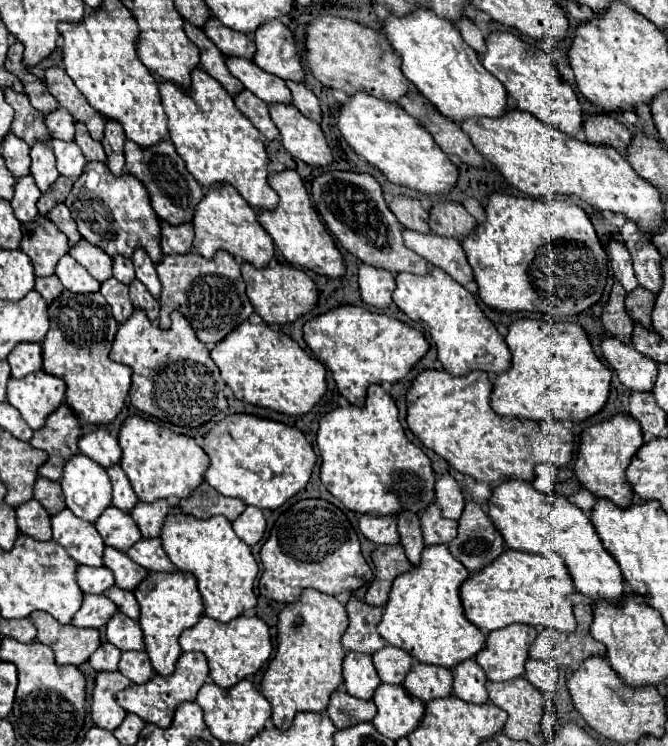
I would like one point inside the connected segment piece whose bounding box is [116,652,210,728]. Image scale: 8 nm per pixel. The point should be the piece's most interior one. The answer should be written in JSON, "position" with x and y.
{"position":[156,701]}

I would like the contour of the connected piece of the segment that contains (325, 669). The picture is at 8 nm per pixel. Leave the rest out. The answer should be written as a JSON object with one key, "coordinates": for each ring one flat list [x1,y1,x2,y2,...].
{"coordinates":[[304,590,300,600,288,604,278,616,278,646,262,678,262,694,272,706,272,722,278,730,288,730,298,712,322,712,330,696,344,684,342,636,348,628,346,608,332,596]]}

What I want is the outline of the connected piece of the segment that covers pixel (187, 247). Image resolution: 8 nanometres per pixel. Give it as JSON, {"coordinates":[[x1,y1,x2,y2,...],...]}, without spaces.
{"coordinates":[[162,222,160,230,162,230,162,254,192,252,192,240,194,240,192,224,180,224,174,228,174,226]]}

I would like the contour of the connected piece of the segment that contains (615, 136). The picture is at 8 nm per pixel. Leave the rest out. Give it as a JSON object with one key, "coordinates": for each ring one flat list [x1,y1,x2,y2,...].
{"coordinates":[[608,114,588,116,584,120,584,136,590,144,604,144,616,148,622,156,626,156,626,150,632,142,632,132,626,130,616,118]]}

